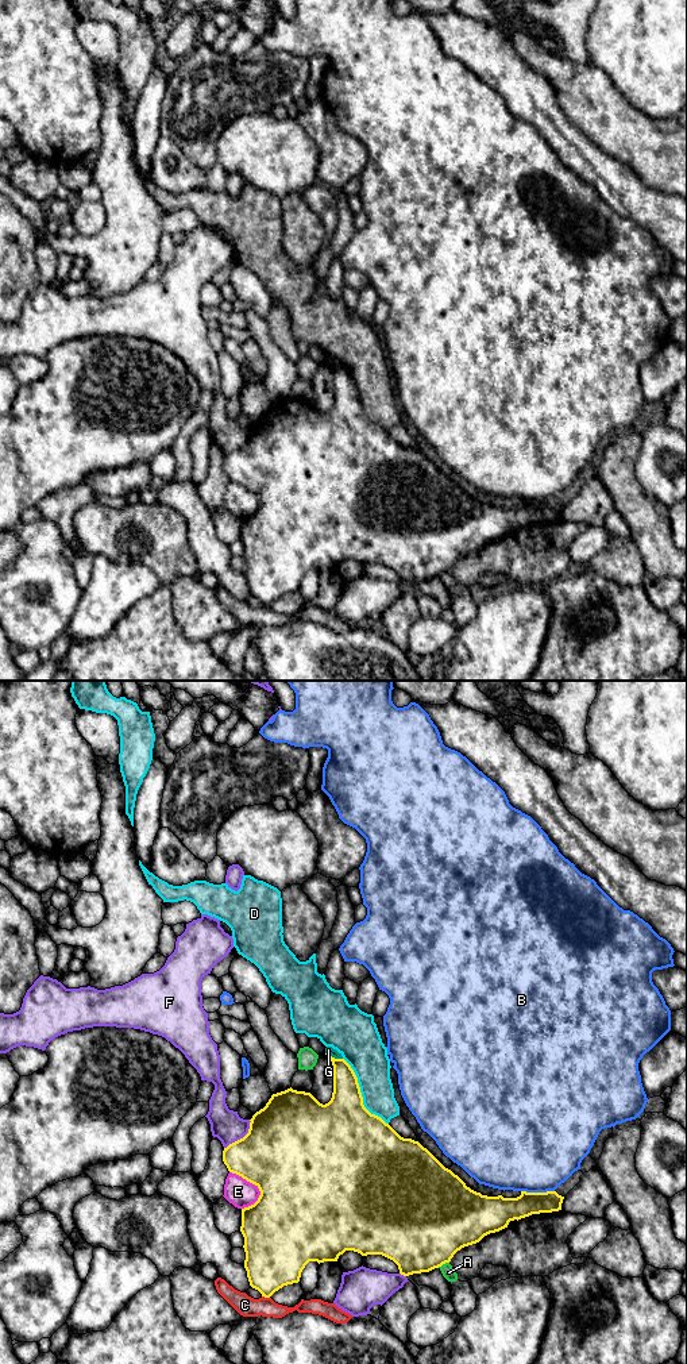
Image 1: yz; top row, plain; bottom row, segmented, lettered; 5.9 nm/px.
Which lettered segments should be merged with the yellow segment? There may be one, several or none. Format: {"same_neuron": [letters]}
{"same_neuron": []}

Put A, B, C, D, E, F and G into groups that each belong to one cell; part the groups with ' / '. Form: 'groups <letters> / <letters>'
groups A / B / C / D / E / F / G

